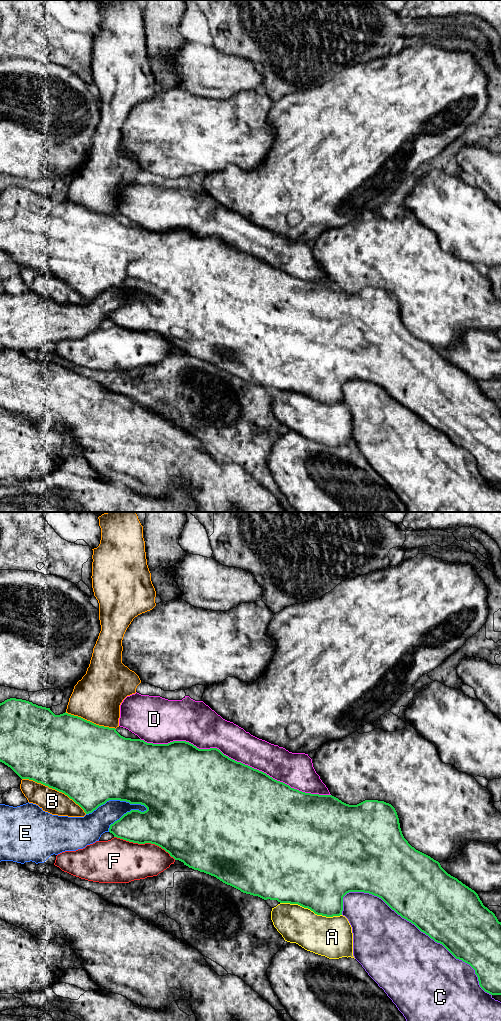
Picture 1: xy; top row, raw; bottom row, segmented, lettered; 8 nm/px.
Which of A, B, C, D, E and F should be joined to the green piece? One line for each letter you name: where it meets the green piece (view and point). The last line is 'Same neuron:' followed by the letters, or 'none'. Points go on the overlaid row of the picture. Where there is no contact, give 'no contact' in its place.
D: meets green in xy at (234, 760)
Same neuron: D

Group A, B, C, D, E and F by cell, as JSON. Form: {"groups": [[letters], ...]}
{"groups": [["A"], ["B"], ["C"], ["D"], ["E", "F"]]}

